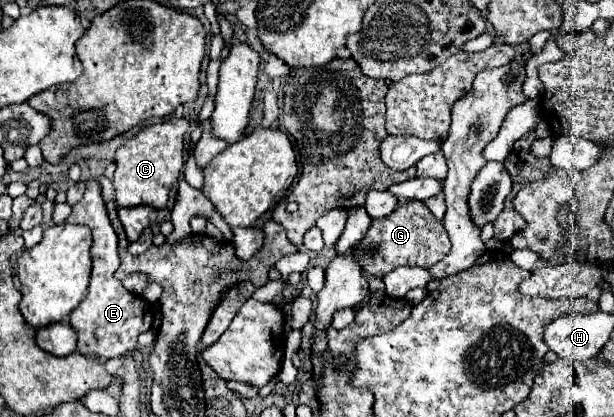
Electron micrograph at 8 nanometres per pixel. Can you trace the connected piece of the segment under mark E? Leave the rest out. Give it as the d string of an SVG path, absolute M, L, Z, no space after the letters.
M97 180L87 182L87 190L83 200L73 206L71 216L67 218L71 224L85 224L93 232L93 272L89 282L89 292L85 300L73 310L71 326L77 330L77 350L85 356L109 360L123 354L131 354L137 350L137 338L141 332L147 332L153 322L153 308L145 298L137 298L137 294L129 292L117 278L113 278L115 270L119 268L119 254L117 254L117 234L109 222L107 208L101 196L101 186Z

